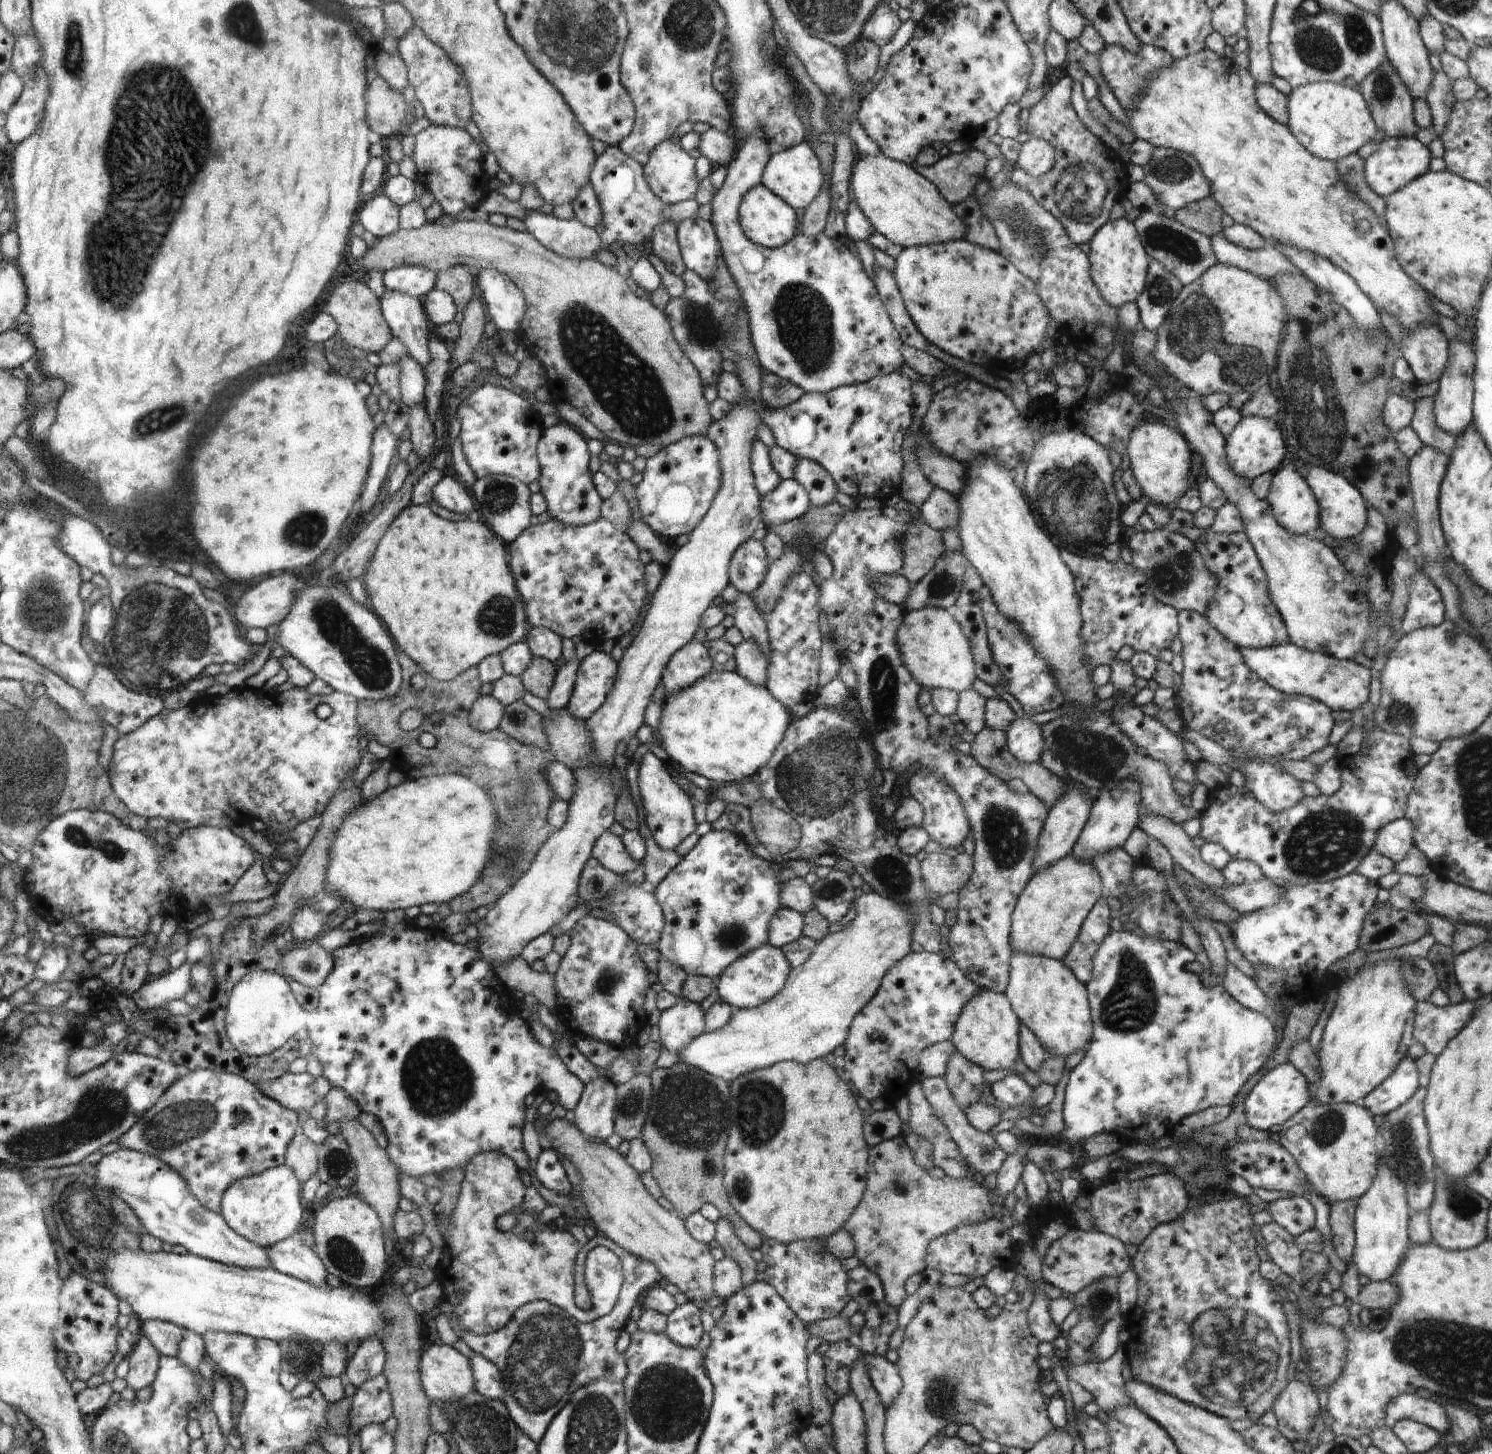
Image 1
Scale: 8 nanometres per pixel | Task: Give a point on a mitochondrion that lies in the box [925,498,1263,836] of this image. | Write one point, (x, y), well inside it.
(1096, 754)

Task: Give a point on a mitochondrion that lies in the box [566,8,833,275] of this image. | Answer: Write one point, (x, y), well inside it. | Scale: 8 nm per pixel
(644, 58)

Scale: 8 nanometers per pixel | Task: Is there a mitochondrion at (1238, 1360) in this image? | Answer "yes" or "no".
yes

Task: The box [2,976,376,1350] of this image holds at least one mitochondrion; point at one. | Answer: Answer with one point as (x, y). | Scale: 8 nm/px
(101, 1108)

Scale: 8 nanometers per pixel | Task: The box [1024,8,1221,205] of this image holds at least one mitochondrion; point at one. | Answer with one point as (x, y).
(1166, 168)

